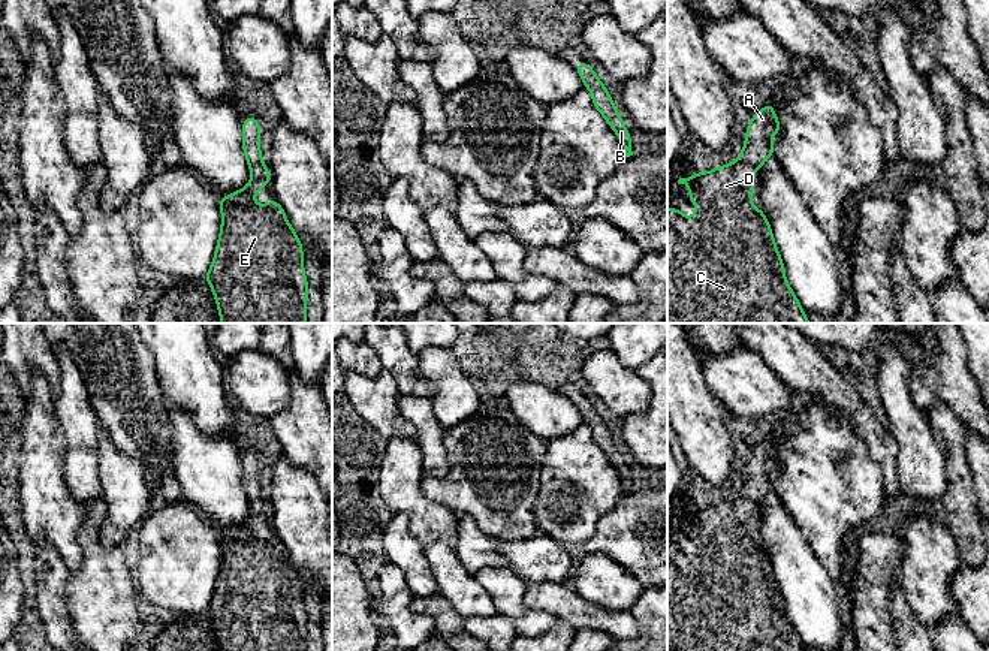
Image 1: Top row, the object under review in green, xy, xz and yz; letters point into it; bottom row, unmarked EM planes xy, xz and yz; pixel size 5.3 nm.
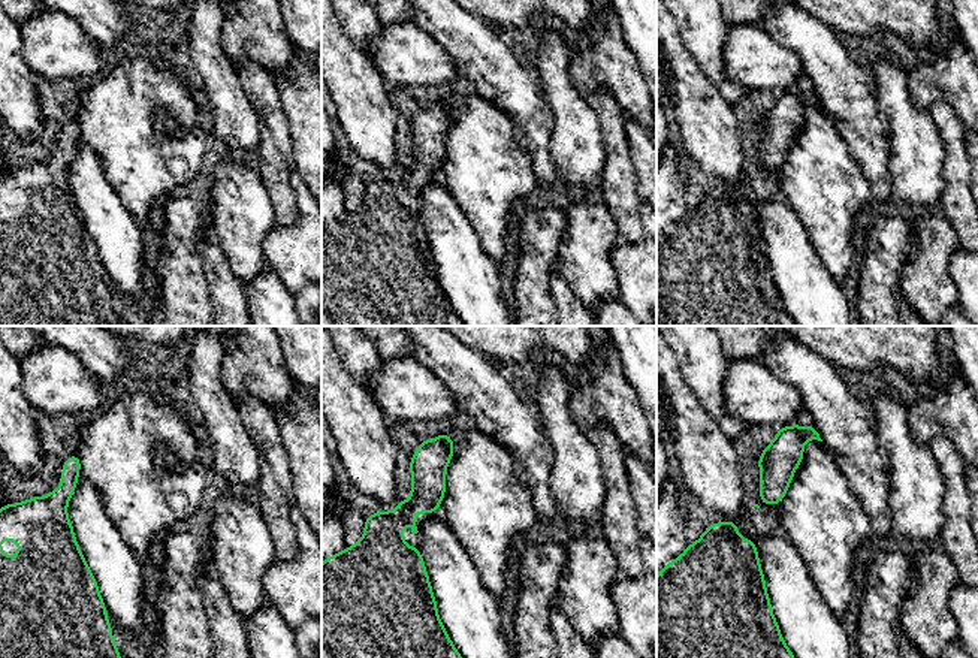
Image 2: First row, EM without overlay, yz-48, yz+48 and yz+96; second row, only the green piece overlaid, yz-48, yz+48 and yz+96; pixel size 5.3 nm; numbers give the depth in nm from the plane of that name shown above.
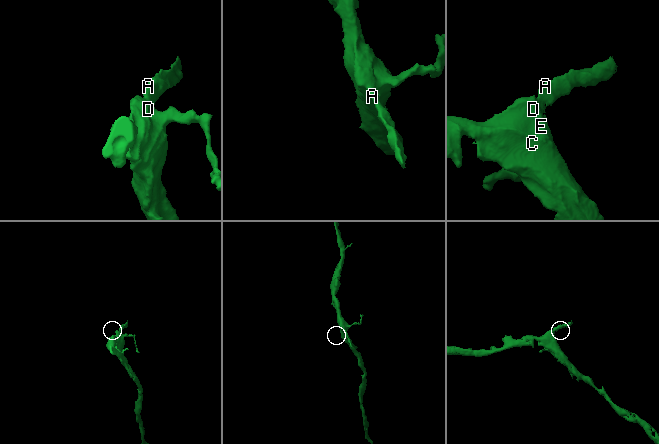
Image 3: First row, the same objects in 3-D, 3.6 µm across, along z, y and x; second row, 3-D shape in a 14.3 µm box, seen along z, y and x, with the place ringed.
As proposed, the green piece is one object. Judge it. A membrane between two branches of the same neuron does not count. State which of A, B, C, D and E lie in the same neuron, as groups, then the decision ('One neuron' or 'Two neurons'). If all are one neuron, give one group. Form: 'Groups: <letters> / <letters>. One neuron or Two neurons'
Groups: A B C D E. One neuron

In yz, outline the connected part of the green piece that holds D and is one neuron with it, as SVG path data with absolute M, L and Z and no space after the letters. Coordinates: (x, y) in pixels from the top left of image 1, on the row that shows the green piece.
M768 102L751 117L745 145L733 163L678 180L690 189L688 201L697 208L693 218L687 218L679 208L667 208L667 323L811 323L786 280L769 220L750 201L757 189L751 178L768 157L775 156L772 136L778 133L781 126Z

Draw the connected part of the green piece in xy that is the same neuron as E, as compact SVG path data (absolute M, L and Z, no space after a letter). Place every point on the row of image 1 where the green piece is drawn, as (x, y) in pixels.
M247 117L241 127L244 156L254 180L248 180L242 190L218 198L221 227L205 280L217 302L220 323L307 323L304 247L275 199L269 199L266 205L251 201L263 186L271 186L271 177L262 160L262 129L257 118Z

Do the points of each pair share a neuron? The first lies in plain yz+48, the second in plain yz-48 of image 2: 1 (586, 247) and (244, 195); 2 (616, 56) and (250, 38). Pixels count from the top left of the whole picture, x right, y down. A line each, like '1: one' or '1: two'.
1: one
2: one

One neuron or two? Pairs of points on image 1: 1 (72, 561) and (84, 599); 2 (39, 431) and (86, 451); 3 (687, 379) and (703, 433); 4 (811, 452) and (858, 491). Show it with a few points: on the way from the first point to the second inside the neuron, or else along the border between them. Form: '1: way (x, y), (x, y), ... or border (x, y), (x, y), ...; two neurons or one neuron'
1: border (77, 535), (81, 563), (71, 572); two neurons
2: border (51, 409), (65, 440), (65, 478); two neurons
3: way (687, 392), (687, 401), (699, 419); one neuron
4: way (823, 464), (846, 488); one neuron

